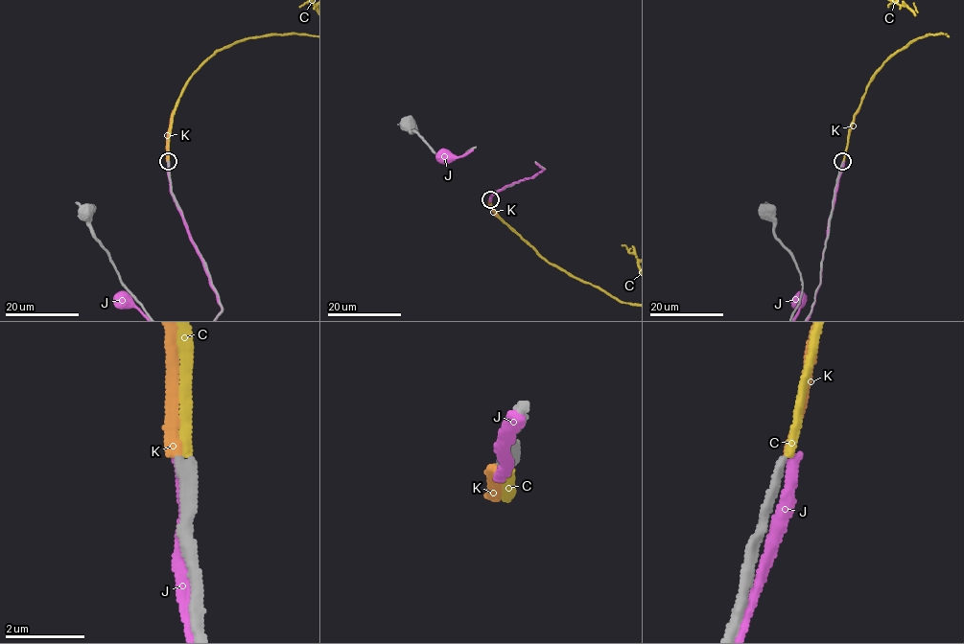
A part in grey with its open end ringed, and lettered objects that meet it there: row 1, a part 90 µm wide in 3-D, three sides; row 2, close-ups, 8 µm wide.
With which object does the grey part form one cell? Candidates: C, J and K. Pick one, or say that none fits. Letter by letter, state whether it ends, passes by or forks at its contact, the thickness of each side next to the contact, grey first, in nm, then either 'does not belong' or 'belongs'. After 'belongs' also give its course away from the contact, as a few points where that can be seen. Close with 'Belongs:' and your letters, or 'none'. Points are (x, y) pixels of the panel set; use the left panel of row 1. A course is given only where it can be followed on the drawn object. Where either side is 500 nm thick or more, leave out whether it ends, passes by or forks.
C: it ends; calibres 240 and 240 nm; does not belong
J: it passes by; calibres 280 and 320 nm; does not belong
K: it ends; calibres 240 and 240 nm; does not belong
Belongs: none

